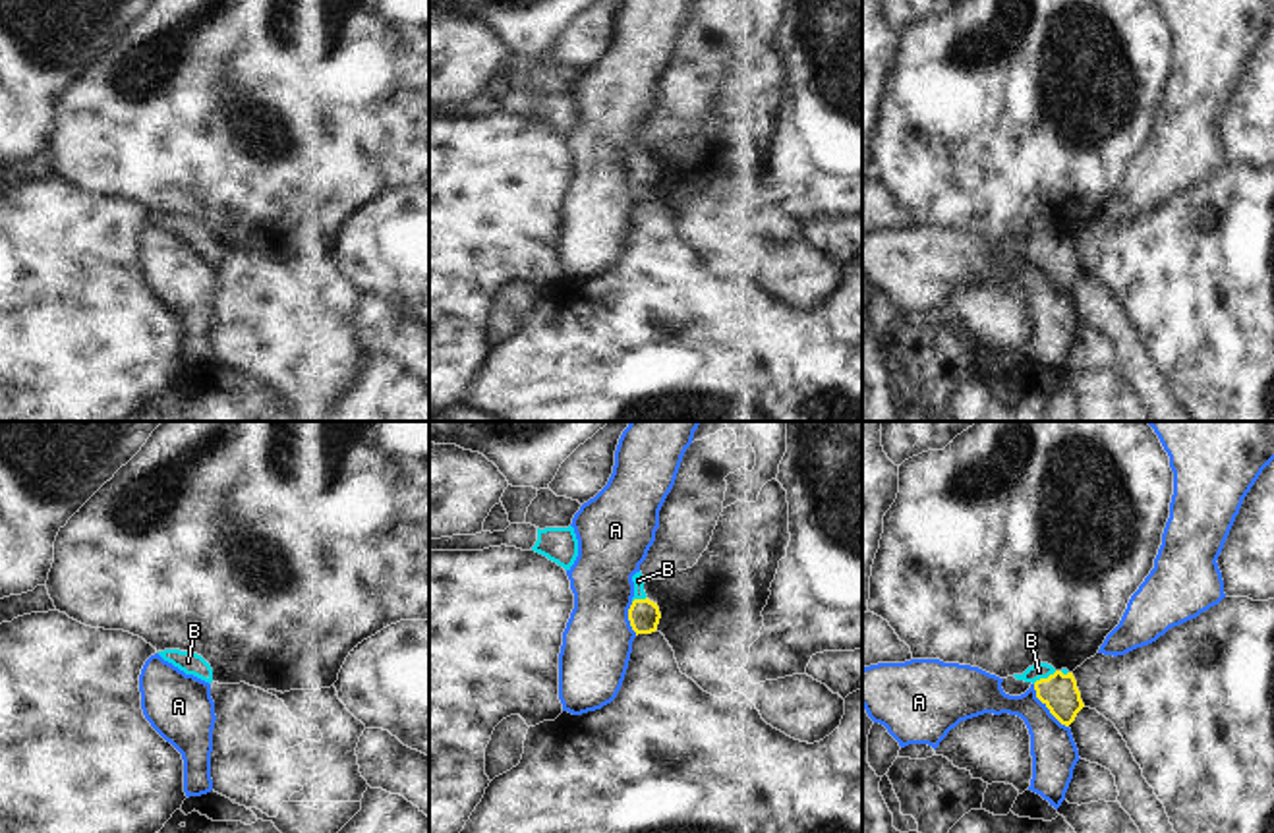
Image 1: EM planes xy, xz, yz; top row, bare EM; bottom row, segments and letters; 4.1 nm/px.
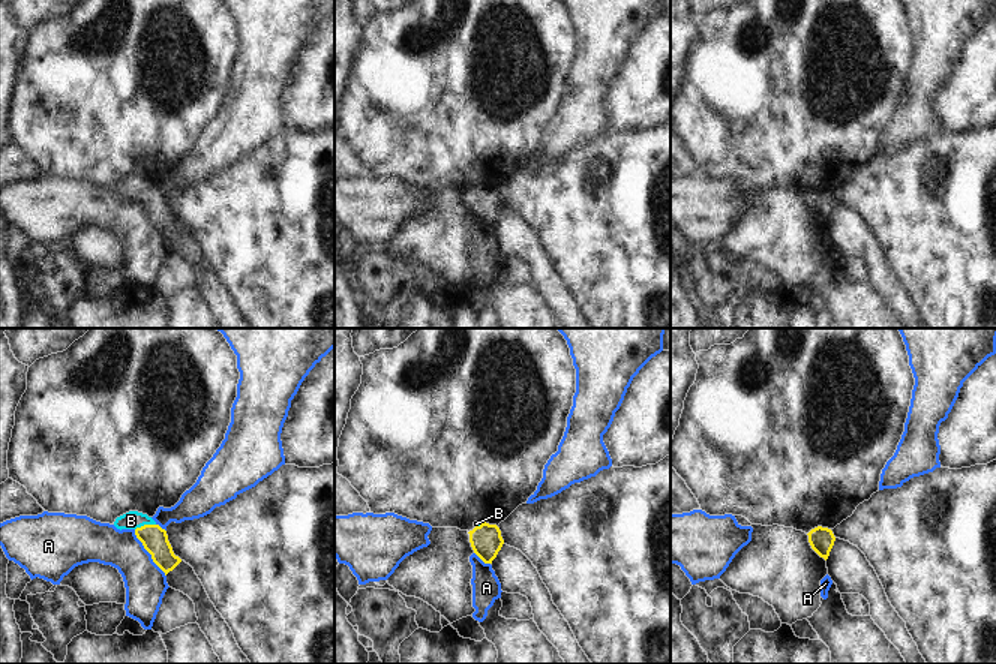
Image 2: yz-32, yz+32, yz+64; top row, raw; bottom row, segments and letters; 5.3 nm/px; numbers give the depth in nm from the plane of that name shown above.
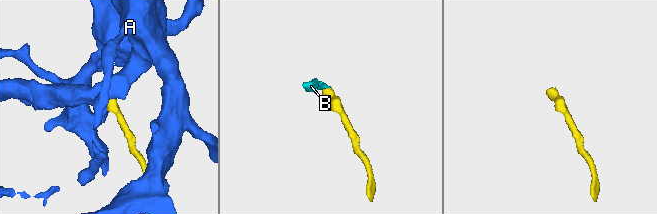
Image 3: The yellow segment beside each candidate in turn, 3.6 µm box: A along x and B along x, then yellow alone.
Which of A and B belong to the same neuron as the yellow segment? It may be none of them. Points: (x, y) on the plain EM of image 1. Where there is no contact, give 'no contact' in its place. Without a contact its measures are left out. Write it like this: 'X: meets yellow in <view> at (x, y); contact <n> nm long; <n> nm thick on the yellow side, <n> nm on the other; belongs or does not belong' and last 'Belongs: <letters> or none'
A: meets yellow in yz at (1046, 273); contact 240 nm long; 150 nm thick on the yellow side, 190 nm on the other; does not belong
B: meets yellow in yz at (1044, 246); contact 120 nm long; 150 nm thick on the yellow side, 70 nm on the other; belongs
Belongs: B

